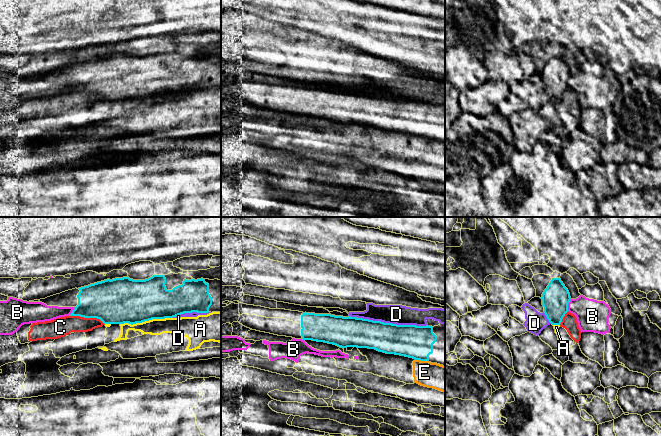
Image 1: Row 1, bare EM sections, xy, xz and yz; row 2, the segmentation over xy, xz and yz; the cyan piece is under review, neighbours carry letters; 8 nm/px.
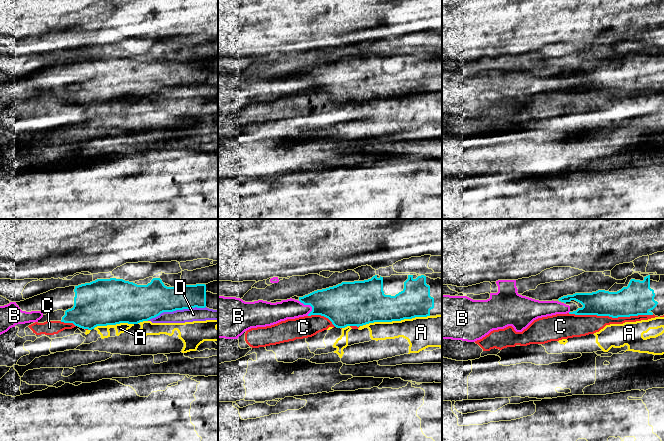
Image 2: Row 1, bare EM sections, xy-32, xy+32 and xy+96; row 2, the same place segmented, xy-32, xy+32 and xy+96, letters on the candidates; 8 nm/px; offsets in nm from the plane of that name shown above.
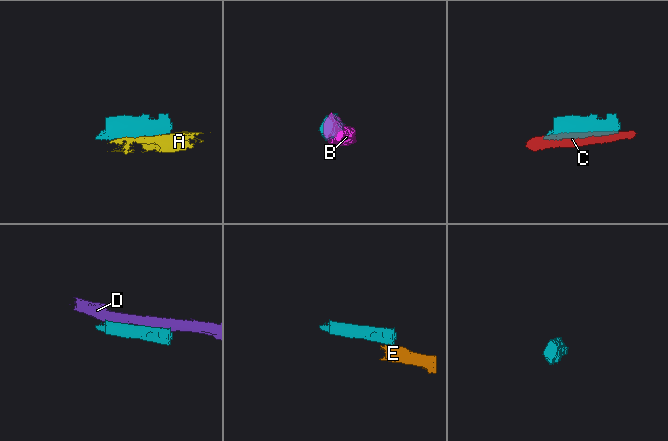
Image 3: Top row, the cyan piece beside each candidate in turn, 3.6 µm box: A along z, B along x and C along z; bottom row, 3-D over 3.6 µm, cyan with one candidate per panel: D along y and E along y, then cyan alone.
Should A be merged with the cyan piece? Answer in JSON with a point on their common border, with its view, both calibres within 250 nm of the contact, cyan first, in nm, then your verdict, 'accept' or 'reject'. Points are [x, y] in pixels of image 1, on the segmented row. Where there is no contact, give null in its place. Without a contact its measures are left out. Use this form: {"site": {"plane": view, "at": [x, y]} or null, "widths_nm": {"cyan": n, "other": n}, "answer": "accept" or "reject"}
{"site": {"plane": "xy", "at": [146, 320]}, "widths_nm": {"cyan": 360, "other": 130}, "answer": "reject"}

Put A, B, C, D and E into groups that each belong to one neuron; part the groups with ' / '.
A C / B E / D

